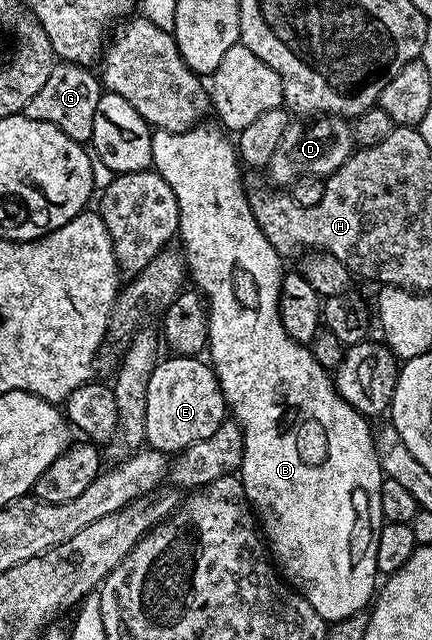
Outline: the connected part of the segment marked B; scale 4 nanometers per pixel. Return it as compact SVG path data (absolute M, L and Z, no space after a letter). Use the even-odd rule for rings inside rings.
M205 127L188 128L185 132L154 131L151 142L151 154L153 155L151 168L152 171L160 174L163 182L167 182L167 186L171 186L171 190L175 190L175 198L179 202L177 236L179 241L181 240L180 247L183 249L187 265L187 276L192 287L201 293L209 310L207 360L213 373L217 376L228 415L236 420L243 434L243 458L239 469L239 479L245 488L245 496L255 513L256 523L263 533L264 543L267 545L280 575L304 596L305 601L315 610L315 614L319 614L319 618L323 618L326 622L351 618L370 607L379 588L375 550L379 546L379 534L383 523L379 506L379 490L383 473L373 442L375 434L371 428L369 430L370 421L365 415L359 410L355 410L337 393L337 385L330 369L319 366L319 362L315 362L312 351L306 345L295 342L291 338L291 334L287 334L281 321L281 277L283 275L281 264L283 264L283 258L271 246L271 242L267 242L263 230L259 230L259 226L255 222L249 200L245 196L243 168L239 163L234 141L220 127Z

